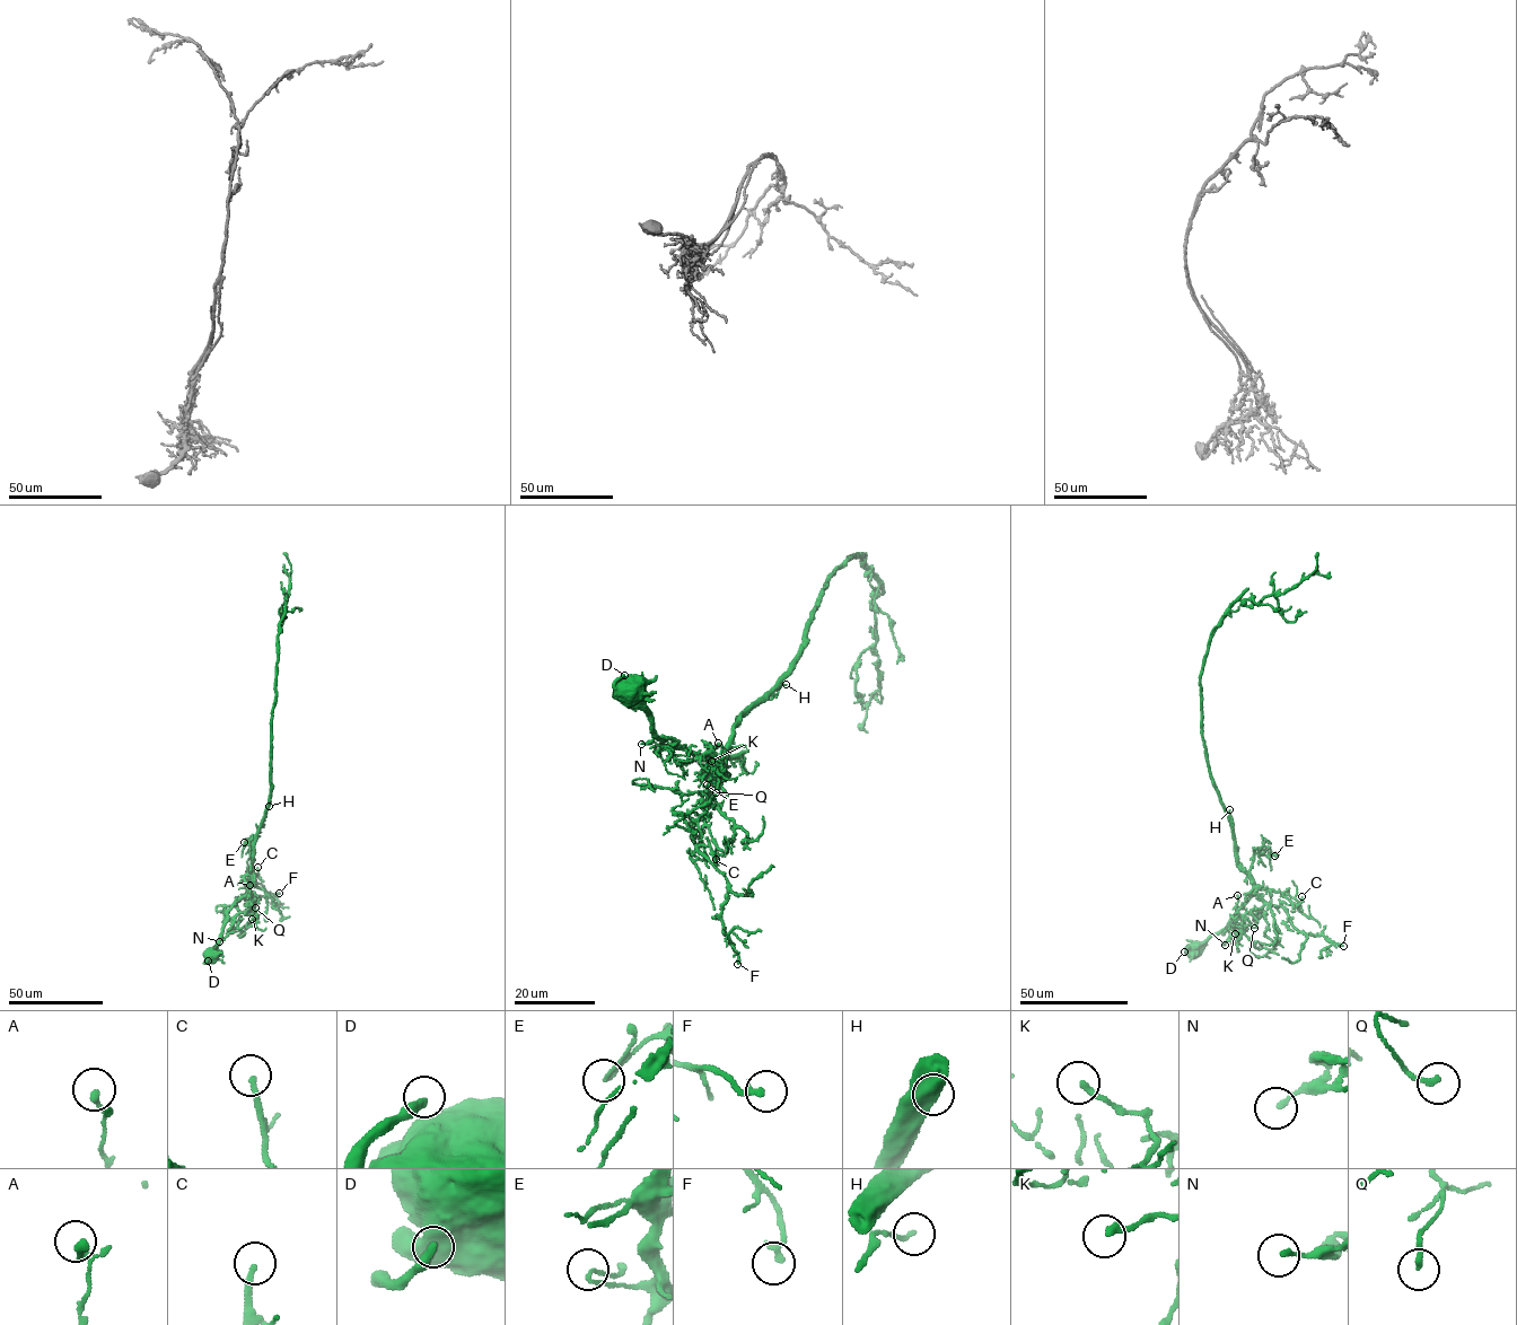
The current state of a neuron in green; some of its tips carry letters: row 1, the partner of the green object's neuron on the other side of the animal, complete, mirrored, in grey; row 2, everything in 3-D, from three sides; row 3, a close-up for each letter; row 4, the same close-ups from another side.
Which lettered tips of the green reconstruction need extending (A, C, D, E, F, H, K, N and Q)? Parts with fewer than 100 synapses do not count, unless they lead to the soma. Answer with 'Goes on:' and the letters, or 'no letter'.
Goes on: no letter

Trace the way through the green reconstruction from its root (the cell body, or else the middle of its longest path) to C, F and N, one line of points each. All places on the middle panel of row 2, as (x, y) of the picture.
C: (630, 693), (639, 693), (652, 733), (663, 743), (709, 760), (702, 773), (713, 775), (704, 823), (716, 859)
F: (630, 693), (663, 743), (709, 760), (702, 774), (717, 773), (692, 834), (726, 880), (721, 921), (737, 964)
N: (630, 693), (639, 693), (663, 743), (713, 754), (677, 742), (669, 751), (641, 744)

